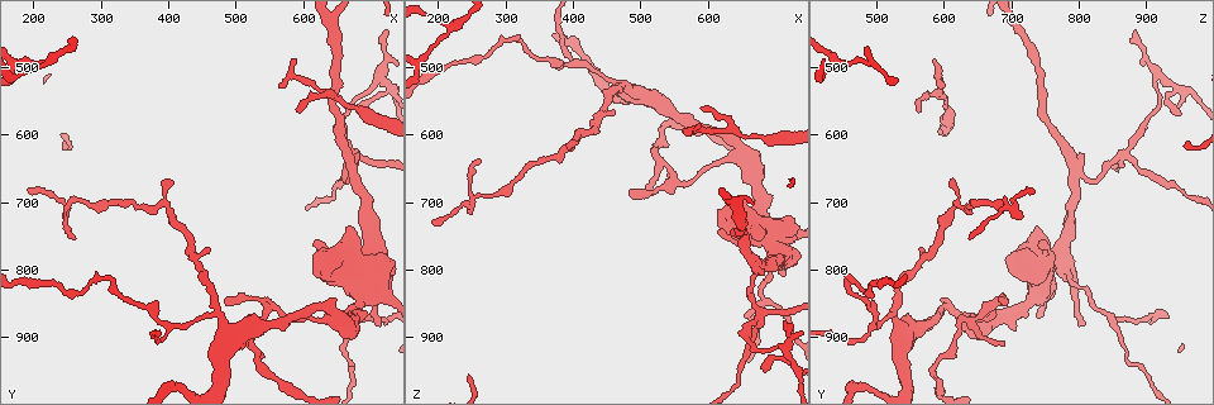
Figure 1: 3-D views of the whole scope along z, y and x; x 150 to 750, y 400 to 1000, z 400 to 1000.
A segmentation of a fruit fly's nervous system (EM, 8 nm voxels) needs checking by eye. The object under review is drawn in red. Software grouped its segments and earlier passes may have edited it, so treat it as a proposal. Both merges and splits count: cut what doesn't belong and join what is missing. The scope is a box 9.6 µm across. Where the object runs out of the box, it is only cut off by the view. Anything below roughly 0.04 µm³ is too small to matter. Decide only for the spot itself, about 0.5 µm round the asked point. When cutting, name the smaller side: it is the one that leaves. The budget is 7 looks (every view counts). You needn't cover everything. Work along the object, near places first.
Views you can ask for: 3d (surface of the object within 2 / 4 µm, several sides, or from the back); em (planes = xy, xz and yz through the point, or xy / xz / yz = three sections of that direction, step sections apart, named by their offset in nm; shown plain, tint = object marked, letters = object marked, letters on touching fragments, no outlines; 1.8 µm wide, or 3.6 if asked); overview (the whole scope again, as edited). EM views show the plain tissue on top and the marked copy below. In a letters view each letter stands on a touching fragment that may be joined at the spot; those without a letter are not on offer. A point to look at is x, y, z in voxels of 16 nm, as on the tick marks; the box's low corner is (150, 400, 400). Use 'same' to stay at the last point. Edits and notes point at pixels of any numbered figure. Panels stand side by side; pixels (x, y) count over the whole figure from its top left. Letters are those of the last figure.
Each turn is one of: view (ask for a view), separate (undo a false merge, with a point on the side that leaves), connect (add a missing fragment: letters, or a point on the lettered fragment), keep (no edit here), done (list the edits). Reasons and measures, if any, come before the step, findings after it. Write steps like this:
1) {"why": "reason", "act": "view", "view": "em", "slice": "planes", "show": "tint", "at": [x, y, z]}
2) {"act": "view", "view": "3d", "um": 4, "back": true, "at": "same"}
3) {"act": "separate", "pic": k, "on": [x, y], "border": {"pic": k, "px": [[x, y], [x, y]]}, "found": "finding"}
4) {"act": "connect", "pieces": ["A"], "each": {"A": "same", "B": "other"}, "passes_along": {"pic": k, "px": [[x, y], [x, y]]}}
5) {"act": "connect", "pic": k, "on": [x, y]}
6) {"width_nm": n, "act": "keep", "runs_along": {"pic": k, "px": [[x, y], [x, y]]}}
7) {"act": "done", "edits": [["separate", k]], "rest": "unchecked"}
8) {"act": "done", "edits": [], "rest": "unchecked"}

{"why": "three-way junction", "act": "view", "view": "em", "slice": "yz", "step": 16, "show": "tint", "at": [675, 655, 800]}

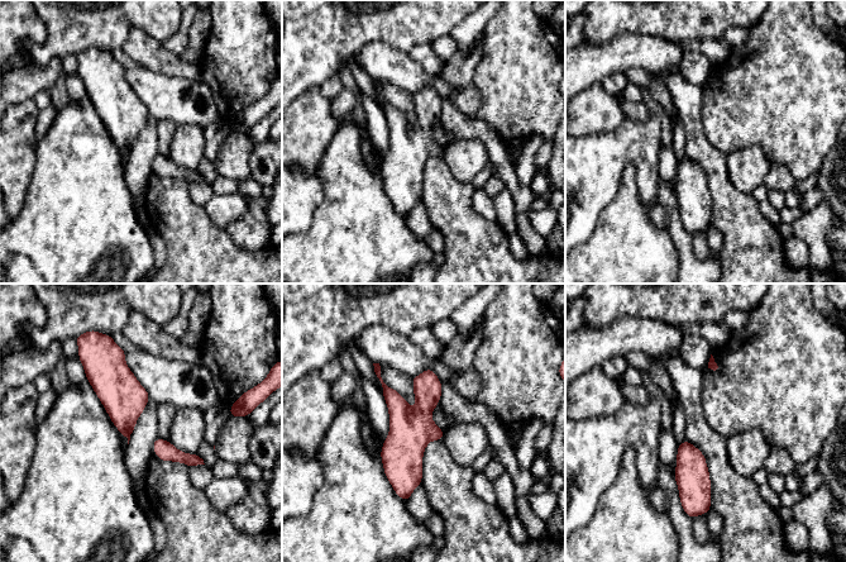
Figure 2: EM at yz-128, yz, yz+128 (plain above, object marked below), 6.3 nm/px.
{"act": "view", "view": "em", "slice": "planes", "show": "tint", "at": "same"}

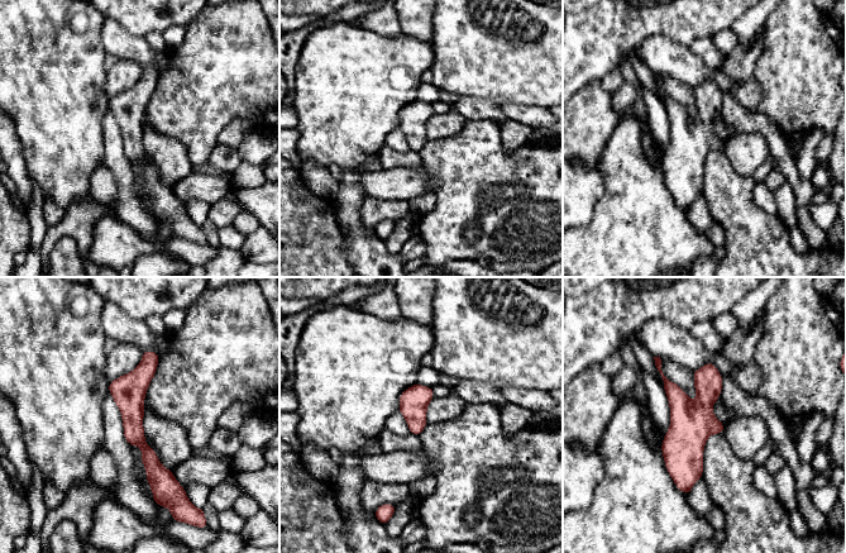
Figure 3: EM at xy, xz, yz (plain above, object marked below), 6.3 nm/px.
{"why": "see the neighbours", "act": "view", "view": "em", "slice": "planes", "show": "letters", "at": "same"}

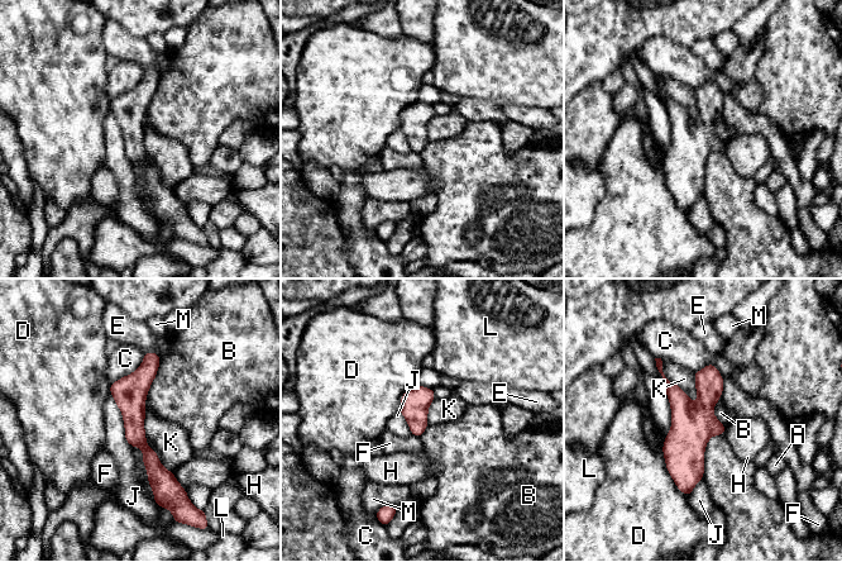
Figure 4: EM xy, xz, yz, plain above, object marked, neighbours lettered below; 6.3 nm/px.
{"act": "keep", "each": {"A": "other", "B": "other", "C": "other", "D": "other", "E": "other", "F": "other", "H": "other", "J": "other", "K": "other", "L": "other", "M": "other"}, "border": {"pic": 4, "px": [[660, 360], [663, 374], [694, 405]]}, "found": "one neuron here"}

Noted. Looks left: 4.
{"why": "looks like a crossing", "act": "view", "view": "em", "um": 3.6, "slice": "xz", "step": 8, "show": "tint", "at": [705, 795, 755]}

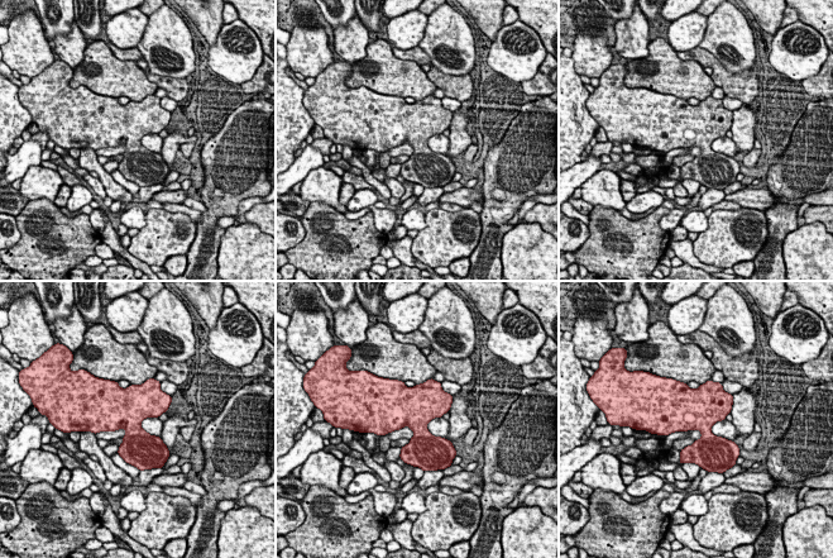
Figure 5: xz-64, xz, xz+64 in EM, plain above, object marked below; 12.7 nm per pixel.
{"why": "cut it another way", "act": "view", "view": "em", "um": 3.6, "slice": "planes", "show": "letters", "at": "same"}

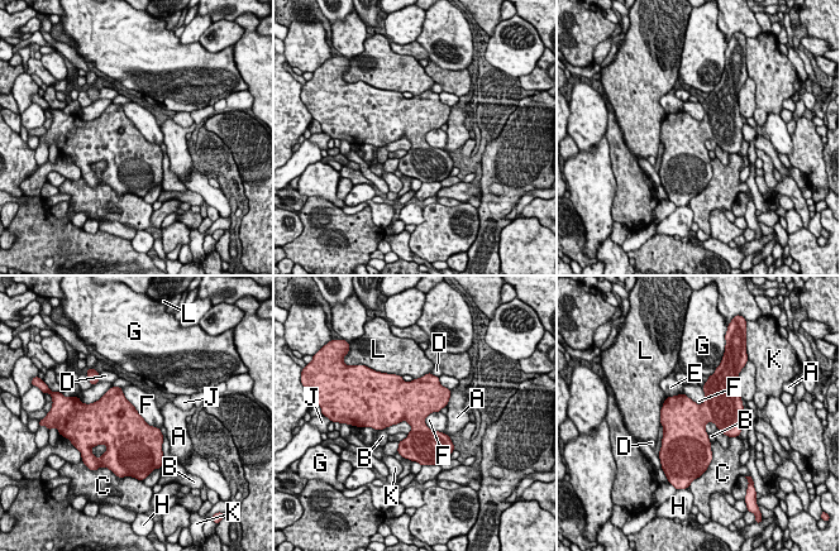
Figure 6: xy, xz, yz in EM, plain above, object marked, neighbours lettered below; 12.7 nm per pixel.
{"act": "keep", "each": {"A": "other", "B": "other", "C": "other", "D": "other", "E": "other", "F": "other", "G": "other", "H": "other", "J": "other", "K": "other", "L": "other"}, "found": "one neuron here"}

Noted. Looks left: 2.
{"why": "sharp bend", "act": "view", "view": "3d", "um": 4, "at": [520, 880, 625]}

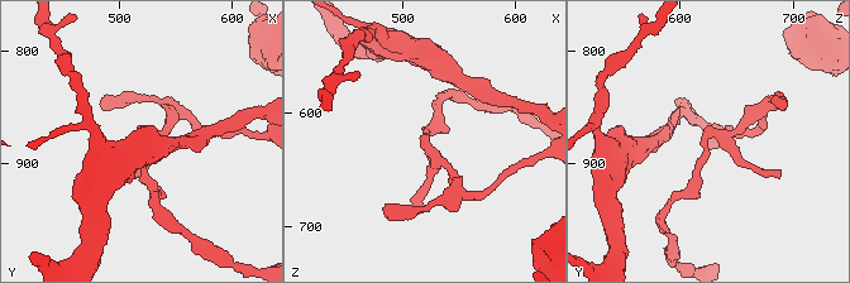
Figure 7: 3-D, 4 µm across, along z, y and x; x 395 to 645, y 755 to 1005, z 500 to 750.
{"act": "view", "view": "em", "slice": "planes", "show": "letters", "at": [522, 878, 622]}

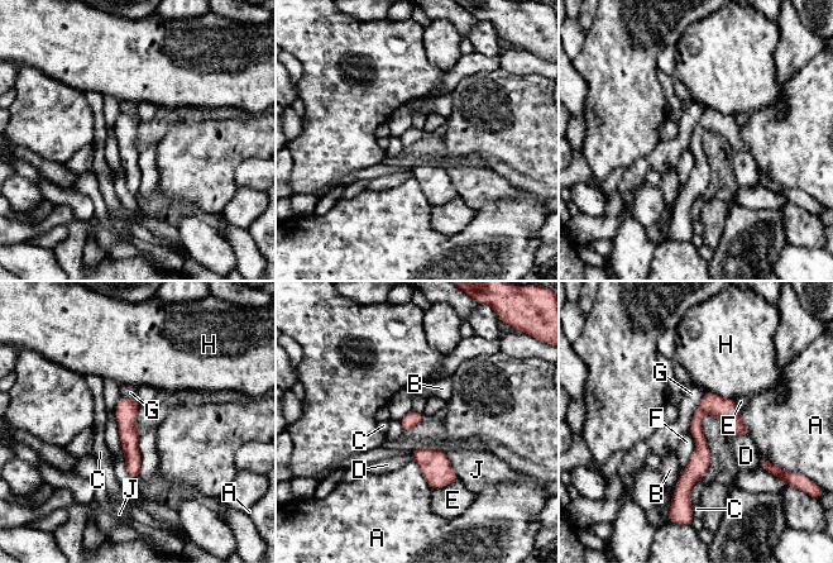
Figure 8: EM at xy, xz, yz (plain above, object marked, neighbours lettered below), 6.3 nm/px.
{"act": "keep", "each": {"A": "other", "B": "other", "C": "other", "D": "other", "E": "other", "F": "other", "G": "other", "H": "other", "J": "other"}, "border": {"pic": 8, "px": [[705, 391], [688, 429]]}, "found": "one neuron here"}

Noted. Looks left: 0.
{"act": "done", "edits": [], "rest": "unchecked"}

